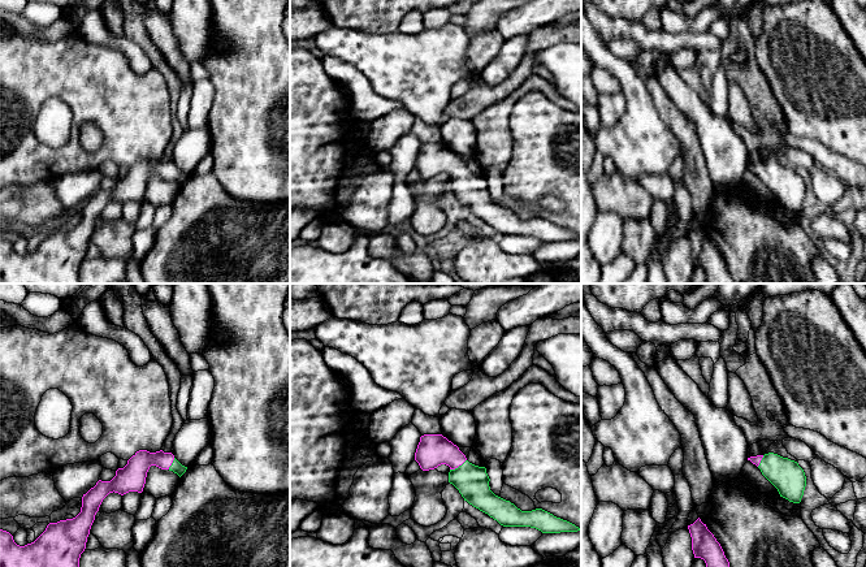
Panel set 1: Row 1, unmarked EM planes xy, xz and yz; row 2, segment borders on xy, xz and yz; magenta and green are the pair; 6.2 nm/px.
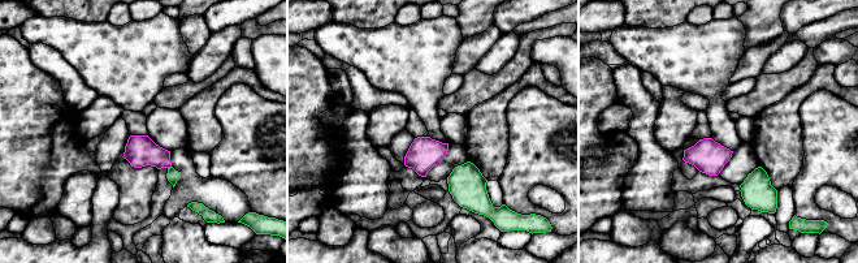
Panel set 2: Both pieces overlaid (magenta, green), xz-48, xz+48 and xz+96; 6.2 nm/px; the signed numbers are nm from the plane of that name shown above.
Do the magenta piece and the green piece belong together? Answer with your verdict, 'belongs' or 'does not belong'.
belongs

